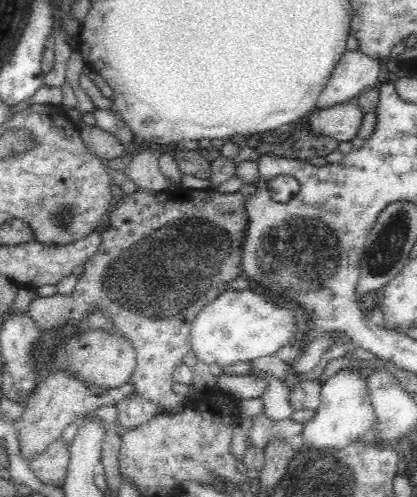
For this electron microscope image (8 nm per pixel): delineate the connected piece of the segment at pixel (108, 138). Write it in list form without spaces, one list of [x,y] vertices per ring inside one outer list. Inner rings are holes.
[[[86,125],[80,127],[81,137],[90,152],[100,158],[112,160],[122,156],[126,149],[123,144],[111,132],[106,132],[96,125]]]

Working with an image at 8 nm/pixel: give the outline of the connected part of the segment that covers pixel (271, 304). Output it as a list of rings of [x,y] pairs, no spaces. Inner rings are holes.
[[[252,288],[224,290],[196,316],[189,337],[190,352],[194,352],[201,363],[218,365],[220,368],[275,355],[296,334],[294,308],[290,308],[286,302],[278,306],[276,300],[277,297]]]

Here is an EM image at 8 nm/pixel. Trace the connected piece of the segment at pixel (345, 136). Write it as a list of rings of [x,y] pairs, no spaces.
[[[350,99],[344,104],[312,110],[302,119],[302,126],[310,135],[330,137],[342,142],[352,140],[360,128],[363,115],[358,107],[357,99]]]

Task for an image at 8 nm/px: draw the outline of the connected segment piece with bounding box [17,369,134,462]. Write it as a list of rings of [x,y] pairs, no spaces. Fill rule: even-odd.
[[[62,369],[49,373],[43,382],[35,386],[32,394],[25,401],[25,411],[17,430],[20,455],[26,462],[40,456],[52,441],[62,437],[68,425],[78,422],[87,414],[92,414],[99,407],[114,405],[124,397],[132,395],[132,390],[134,387],[130,382],[116,388],[99,387],[82,383],[82,379]]]

